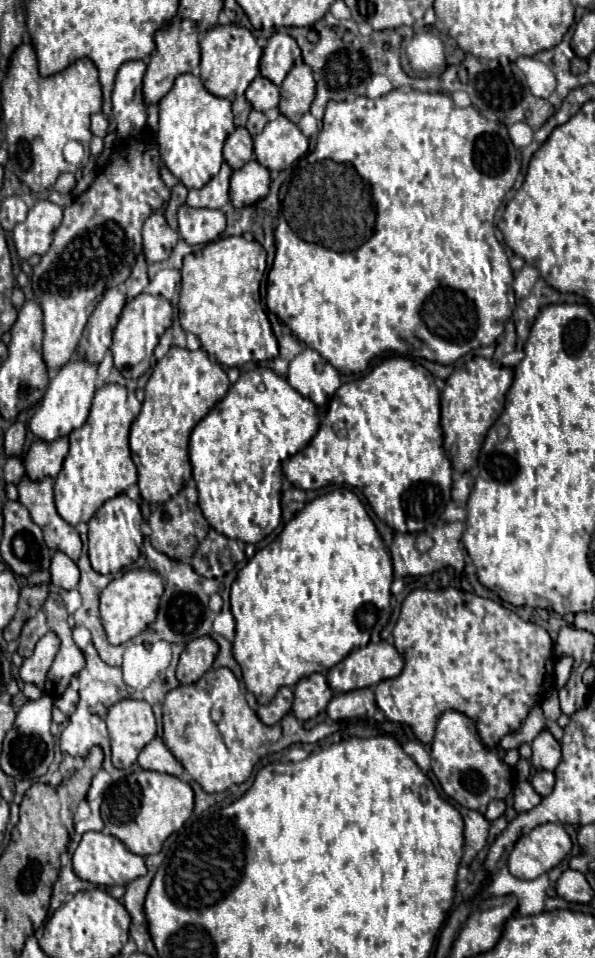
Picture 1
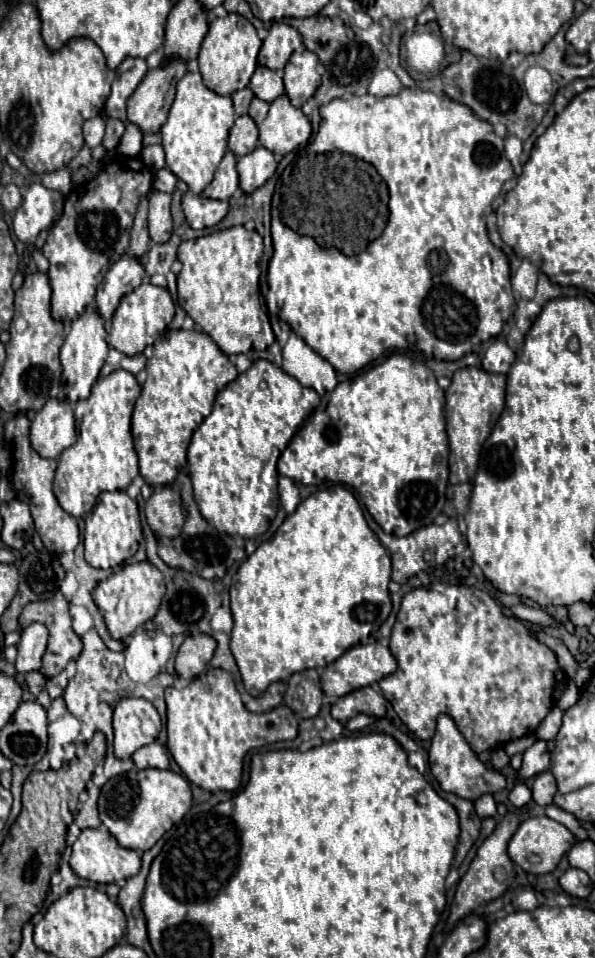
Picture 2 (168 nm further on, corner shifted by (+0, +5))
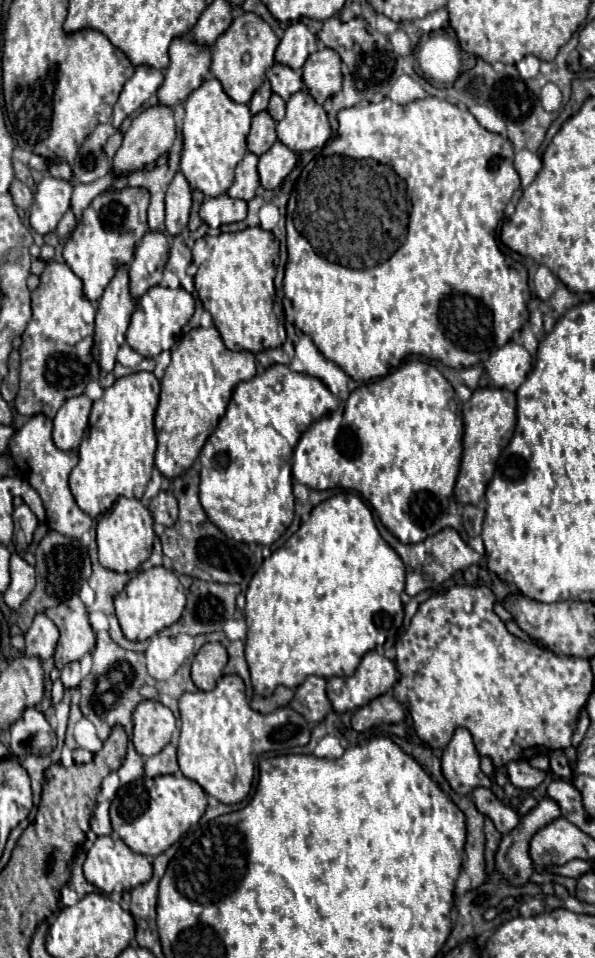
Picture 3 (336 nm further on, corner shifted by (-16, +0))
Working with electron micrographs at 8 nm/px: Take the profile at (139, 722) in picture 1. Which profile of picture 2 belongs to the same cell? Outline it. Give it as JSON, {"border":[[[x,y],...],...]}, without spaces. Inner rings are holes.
{"border":[[[124,697],[114,707],[114,753],[120,759],[132,757],[144,745],[156,741],[162,721],[156,707],[138,697]]]}

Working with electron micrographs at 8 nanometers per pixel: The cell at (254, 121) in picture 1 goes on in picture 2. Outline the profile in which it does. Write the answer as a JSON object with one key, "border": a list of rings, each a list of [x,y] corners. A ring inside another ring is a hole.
{"border":[[[254,99],[252,105],[250,105],[250,113],[248,113],[248,115],[250,115],[256,123],[262,123],[264,117],[268,115],[268,107],[270,107],[270,105],[264,103],[262,99]]]}

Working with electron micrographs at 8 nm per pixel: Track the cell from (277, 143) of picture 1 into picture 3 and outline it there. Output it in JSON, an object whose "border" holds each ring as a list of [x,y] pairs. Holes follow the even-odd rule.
{"border":[[[302,88],[286,102],[286,116],[276,124],[276,134],[290,150],[308,152],[323,148],[331,138],[332,130],[324,108]]]}

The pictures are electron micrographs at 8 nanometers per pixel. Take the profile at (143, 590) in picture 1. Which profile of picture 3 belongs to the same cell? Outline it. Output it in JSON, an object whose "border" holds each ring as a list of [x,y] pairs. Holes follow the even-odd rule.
{"border":[[[156,566],[140,572],[124,586],[124,592],[114,598],[116,616],[128,640],[146,640],[156,632],[160,632],[162,628],[172,626],[182,616],[184,604],[186,604],[186,598],[184,598],[184,588],[180,580],[172,570],[164,566]]]}

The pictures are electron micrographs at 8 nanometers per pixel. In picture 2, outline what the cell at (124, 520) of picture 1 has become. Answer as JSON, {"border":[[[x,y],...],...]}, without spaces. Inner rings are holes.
{"border":[[[104,491],[98,497],[96,507],[86,515],[84,519],[84,555],[86,561],[92,567],[98,569],[114,569],[120,563],[124,563],[126,559],[130,559],[136,549],[138,549],[138,541],[142,539],[142,525],[140,525],[140,513],[138,513],[138,505],[134,499],[128,497],[126,491]]]}

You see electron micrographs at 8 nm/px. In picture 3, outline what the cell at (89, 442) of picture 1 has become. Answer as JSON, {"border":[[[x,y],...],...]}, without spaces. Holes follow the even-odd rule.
{"border":[[[134,372],[118,378],[104,396],[94,402],[88,434],[80,444],[80,460],[70,474],[70,488],[82,512],[96,518],[104,514],[118,496],[142,498],[154,468],[156,434],[154,410],[160,382],[150,372]]]}

